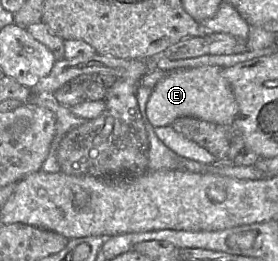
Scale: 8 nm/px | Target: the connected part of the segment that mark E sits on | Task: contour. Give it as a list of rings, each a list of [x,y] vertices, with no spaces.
[[[206,65],[167,72],[155,85],[147,103],[146,113],[154,127],[172,125],[177,118],[184,116],[232,125],[238,115],[238,109],[231,85],[223,75],[223,68]]]

